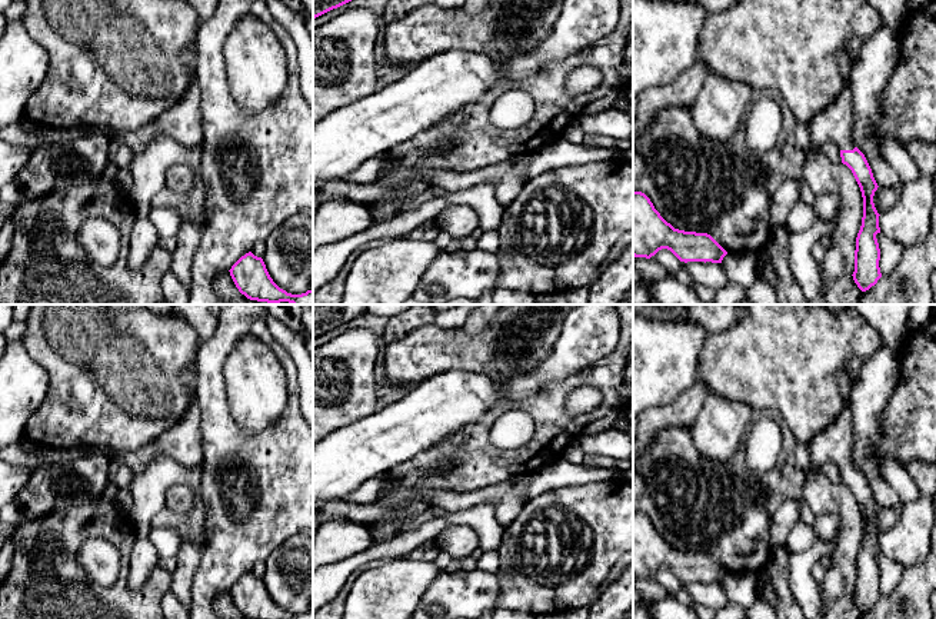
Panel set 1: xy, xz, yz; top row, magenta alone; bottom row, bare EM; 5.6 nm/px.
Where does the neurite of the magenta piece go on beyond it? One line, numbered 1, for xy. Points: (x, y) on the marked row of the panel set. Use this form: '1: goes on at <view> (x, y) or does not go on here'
1: does not go on here

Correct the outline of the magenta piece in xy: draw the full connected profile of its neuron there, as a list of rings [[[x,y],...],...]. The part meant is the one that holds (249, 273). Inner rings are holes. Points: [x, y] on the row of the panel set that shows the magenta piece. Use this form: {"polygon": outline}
{"polygon": [[[252,252],[242,256],[229,272],[239,292],[250,300],[313,304],[313,290],[292,294],[280,289],[270,277],[263,259],[254,256]]]}

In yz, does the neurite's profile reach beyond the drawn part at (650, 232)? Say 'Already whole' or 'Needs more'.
Already whole

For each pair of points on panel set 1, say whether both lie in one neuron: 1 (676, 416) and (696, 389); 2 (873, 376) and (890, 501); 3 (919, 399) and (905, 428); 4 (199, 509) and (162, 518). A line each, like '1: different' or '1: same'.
1: same
2: same
3: same
4: same

